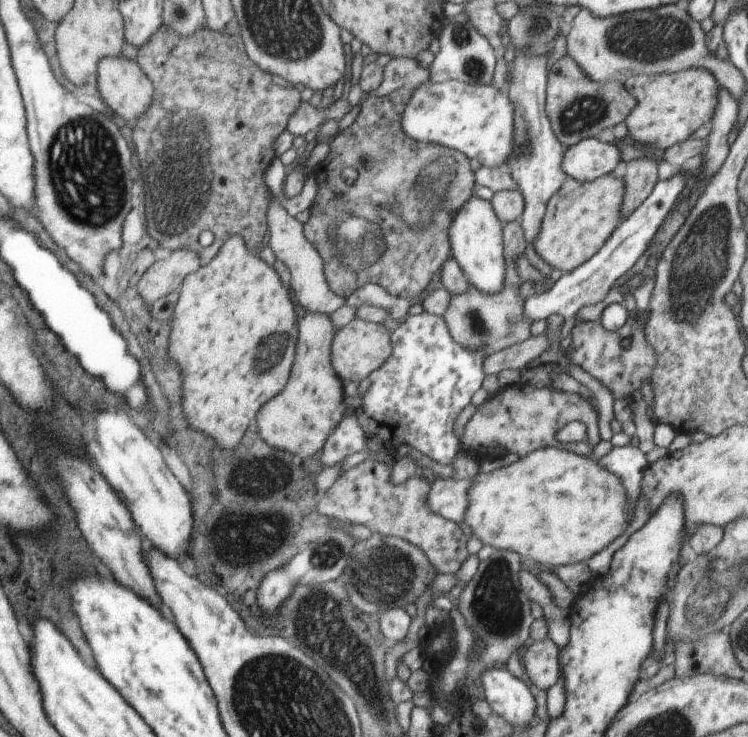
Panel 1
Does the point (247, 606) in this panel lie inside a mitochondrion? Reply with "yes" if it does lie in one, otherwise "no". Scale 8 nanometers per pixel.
no

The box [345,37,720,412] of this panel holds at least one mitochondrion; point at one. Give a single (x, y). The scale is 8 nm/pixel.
(584, 113)

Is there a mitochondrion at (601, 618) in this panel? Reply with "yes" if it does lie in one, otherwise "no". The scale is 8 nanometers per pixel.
no

